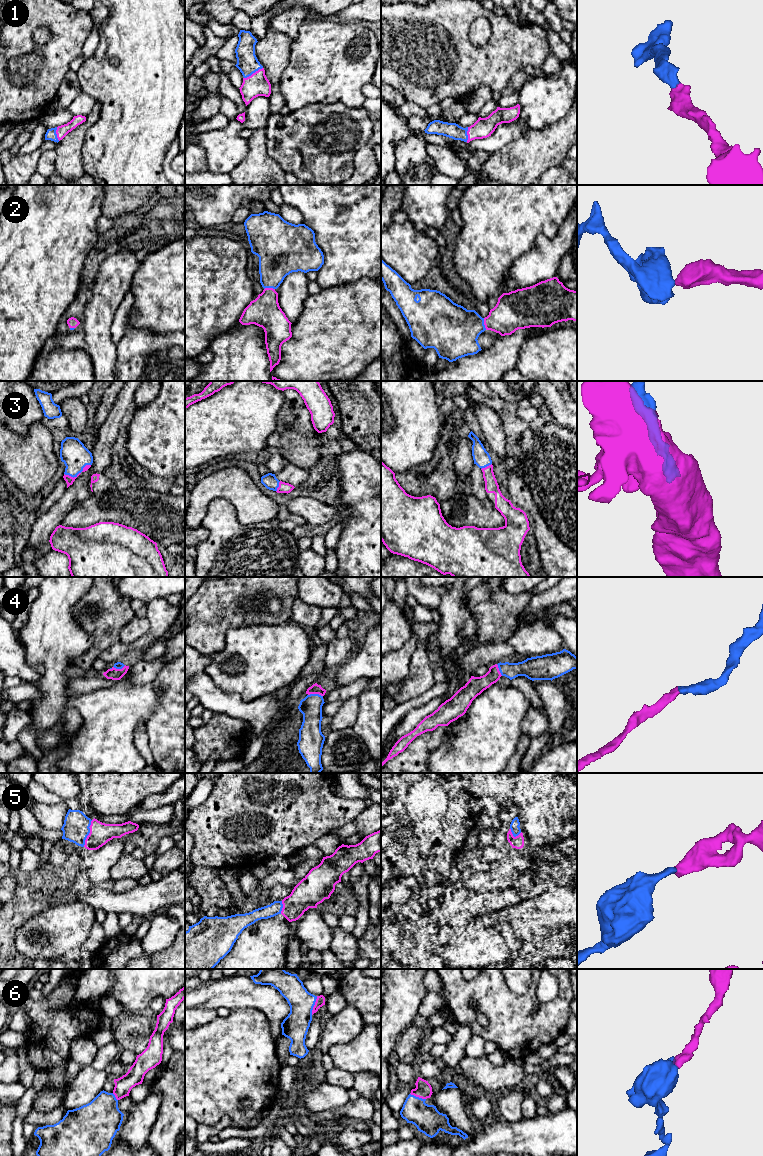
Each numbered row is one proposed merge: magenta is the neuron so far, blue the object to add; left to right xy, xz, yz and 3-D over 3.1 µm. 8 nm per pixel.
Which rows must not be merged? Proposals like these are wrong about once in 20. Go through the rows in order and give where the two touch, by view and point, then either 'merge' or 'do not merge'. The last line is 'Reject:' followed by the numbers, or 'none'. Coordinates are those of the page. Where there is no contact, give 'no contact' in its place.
1: meets magenta in xz at (253, 73); merge
2: meets magenta in yz at (484, 324); merge
3: meets magenta in xy at (78, 474); merge
4: meets magenta in xz at (315, 693); merge
5: meets magenta in xy at (89, 833); merge
6: meets magenta in xz at (314, 1005); merge
Reject: none

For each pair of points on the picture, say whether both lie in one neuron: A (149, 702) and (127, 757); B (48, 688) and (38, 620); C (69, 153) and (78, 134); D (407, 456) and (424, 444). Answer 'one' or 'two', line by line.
A: one
B: one
C: one
D: one

